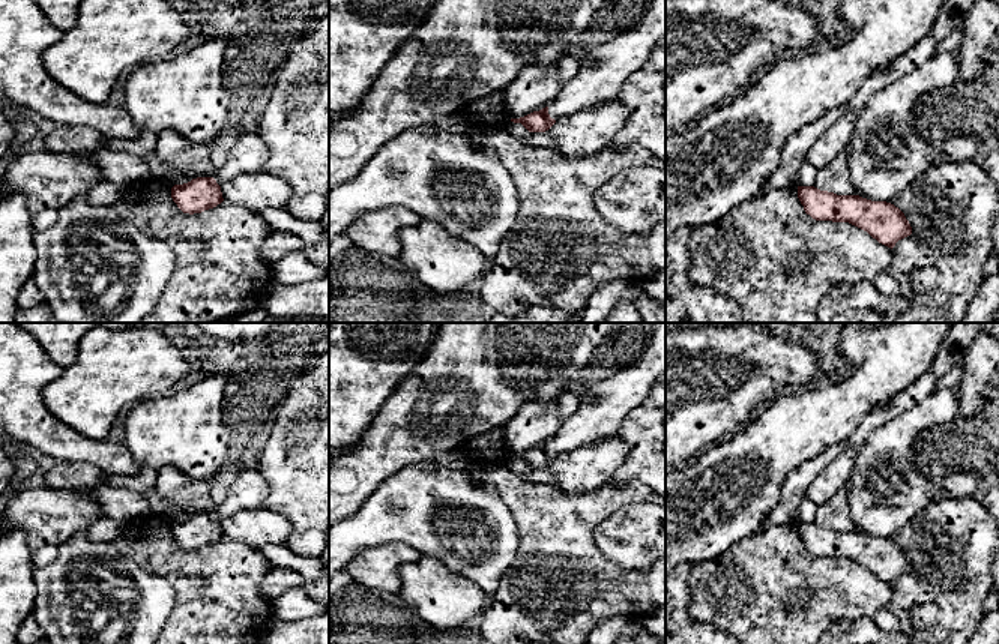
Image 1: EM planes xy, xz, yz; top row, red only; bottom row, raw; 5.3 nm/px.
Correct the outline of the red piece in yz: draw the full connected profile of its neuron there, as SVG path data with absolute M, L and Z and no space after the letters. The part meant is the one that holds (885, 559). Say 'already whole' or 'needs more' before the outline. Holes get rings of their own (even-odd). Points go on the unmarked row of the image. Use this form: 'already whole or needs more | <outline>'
already whole | M798 522L798 534L813 555L849 558L891 585L898 576L912 570L904 549L886 537L837 531L814 522Z

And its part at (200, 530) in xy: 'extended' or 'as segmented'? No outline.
extended

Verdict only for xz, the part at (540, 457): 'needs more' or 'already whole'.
needs more

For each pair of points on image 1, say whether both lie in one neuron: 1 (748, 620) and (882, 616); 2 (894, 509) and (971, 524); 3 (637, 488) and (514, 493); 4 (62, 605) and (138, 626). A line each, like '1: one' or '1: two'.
1: two
2: two
3: one
4: one

